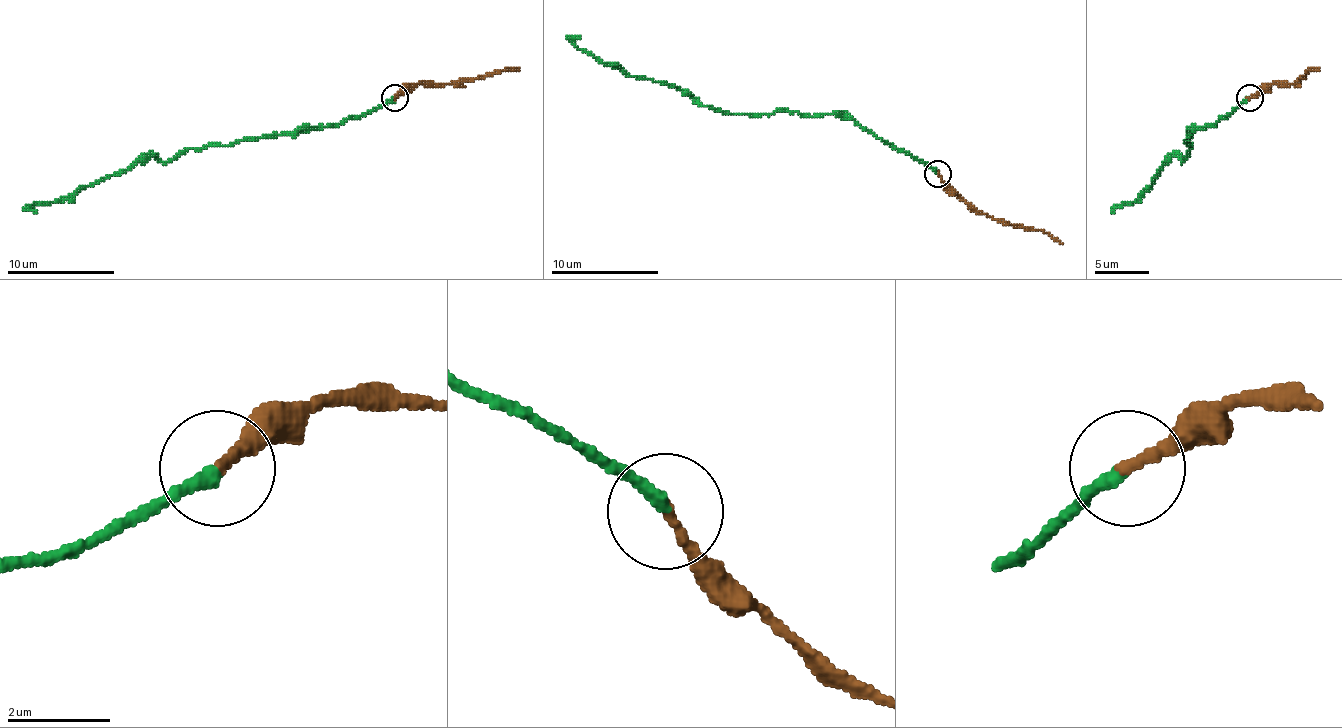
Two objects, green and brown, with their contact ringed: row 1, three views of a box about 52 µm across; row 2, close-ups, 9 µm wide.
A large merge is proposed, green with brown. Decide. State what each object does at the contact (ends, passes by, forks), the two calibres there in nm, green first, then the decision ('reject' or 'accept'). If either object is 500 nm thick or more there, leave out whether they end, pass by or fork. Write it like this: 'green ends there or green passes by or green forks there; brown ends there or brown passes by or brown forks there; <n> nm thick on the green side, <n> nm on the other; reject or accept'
green ends there; brown ends there; 260 nm thick on the green side, 200 nm on the other; reject

